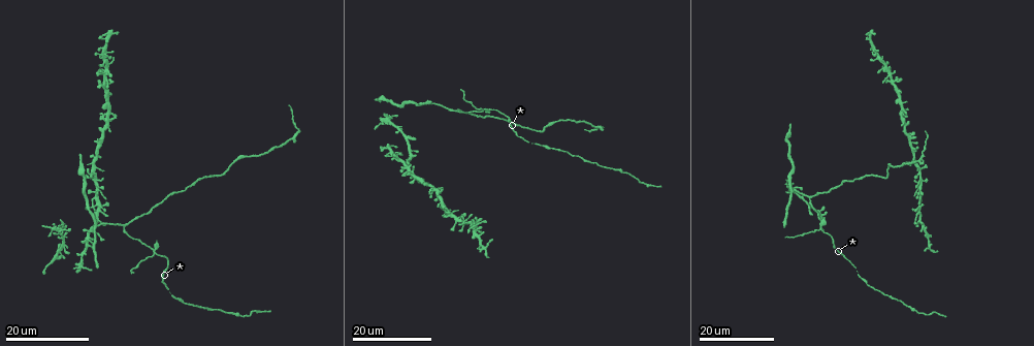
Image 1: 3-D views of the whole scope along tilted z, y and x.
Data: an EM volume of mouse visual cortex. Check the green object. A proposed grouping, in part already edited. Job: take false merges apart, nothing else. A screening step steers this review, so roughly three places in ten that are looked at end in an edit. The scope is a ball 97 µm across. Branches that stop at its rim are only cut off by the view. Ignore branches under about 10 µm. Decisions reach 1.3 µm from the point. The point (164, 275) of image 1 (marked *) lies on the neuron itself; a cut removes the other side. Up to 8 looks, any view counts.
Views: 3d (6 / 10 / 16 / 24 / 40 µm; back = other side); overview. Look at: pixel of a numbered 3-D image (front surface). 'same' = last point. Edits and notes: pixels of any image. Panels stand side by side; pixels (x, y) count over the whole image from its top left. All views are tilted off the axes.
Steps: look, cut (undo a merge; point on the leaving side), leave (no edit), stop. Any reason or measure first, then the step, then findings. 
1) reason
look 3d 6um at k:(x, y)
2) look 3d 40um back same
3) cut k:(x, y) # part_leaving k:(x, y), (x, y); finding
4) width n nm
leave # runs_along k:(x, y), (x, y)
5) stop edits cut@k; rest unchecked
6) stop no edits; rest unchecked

look 3d 16um at 1:(156, 256)

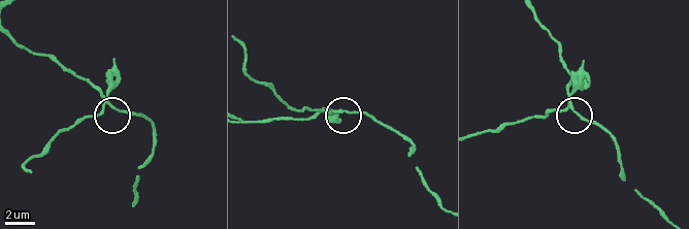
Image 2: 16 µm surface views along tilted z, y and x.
closer look
look 3d 10um at 2:(111, 107)

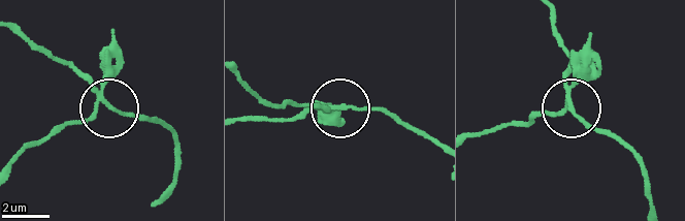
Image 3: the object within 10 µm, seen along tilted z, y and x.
width 130 nm
cut 3:(108, 63) # part_leaving 3:(100, 97), (88, 119), (62, 125), (12, 156); a second neuron is stuck on

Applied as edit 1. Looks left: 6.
thick turns thin
look 3d 24um at 1:(100, 223)

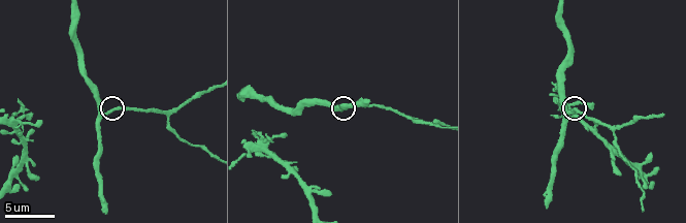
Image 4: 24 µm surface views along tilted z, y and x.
closer look
look 3d 6um at 4:(573, 111)

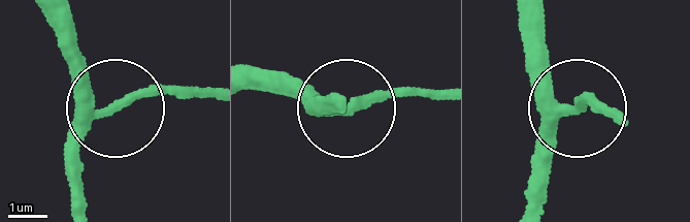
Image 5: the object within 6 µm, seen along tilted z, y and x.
leave # runs_along 5:(210, 97), (148, 92), (98, 113), (85, 106), (67, 64); all the same neuron

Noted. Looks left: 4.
two arms in line, one across
look 3d 10um at 4:(408, 117)

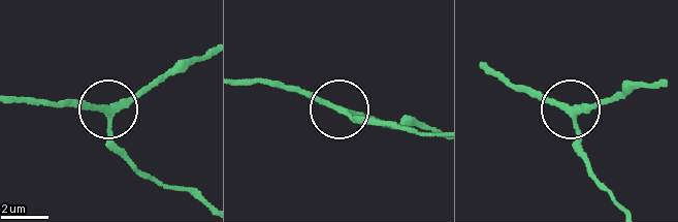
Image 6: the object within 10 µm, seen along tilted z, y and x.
arms 3
leave # runs_along 6:(205, 204), (150, 179), (116, 141), (107, 110), (67, 104); continuous, no second neuron

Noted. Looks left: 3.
thick turns thin
look 3d 24um at 1:(57, 251)

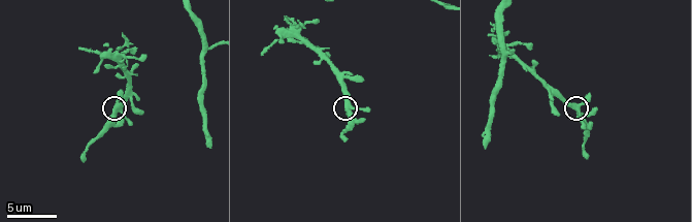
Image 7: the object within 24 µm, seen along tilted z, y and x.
look 3d 10um at 7:(349, 111)

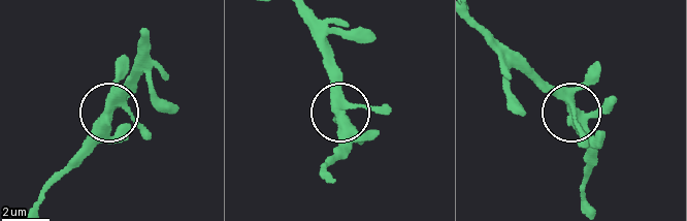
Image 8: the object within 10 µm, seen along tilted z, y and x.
arms 5
leave # continuous, no second neuron

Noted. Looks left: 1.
stop edits cut@3; rest unchecked

